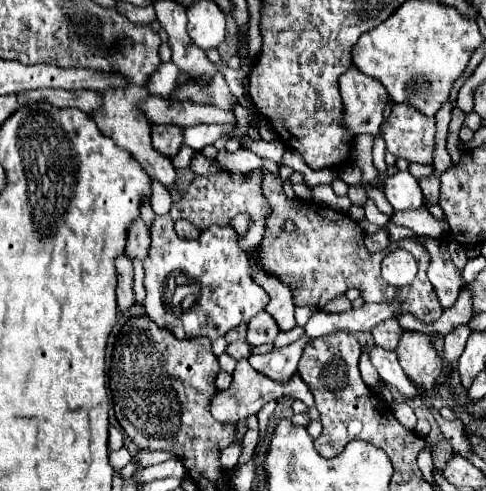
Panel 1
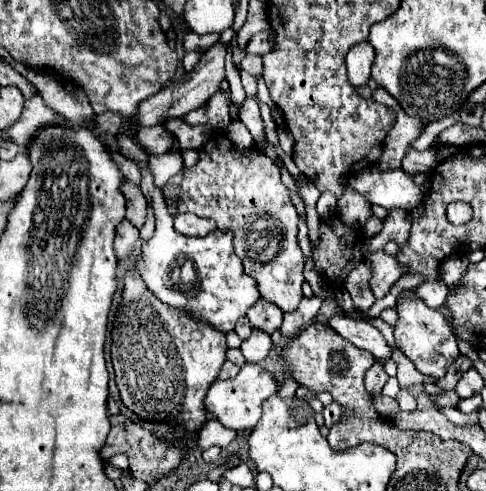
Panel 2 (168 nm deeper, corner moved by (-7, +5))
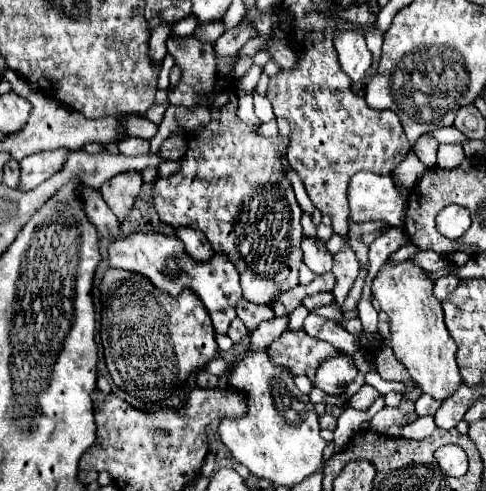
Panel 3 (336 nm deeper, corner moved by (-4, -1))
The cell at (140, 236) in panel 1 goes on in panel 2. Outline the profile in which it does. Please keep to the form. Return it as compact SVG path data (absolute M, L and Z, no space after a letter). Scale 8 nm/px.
M126 180L122 190L124 190L124 196L126 196L126 218L132 222L132 226L140 228L146 222L148 202L146 202L142 190L128 180Z

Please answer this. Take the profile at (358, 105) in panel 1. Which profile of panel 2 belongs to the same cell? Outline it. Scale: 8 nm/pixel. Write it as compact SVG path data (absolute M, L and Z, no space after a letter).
M360 42L356 44L348 56L346 56L346 66L348 66L348 80L350 84L358 90L360 86L366 86L370 80L370 66L374 60L374 48L370 42Z

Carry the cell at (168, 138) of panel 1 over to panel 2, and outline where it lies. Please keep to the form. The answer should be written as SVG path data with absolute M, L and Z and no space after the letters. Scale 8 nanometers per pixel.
M156 124L156 126L148 126L148 128L140 128L138 140L144 148L148 148L150 154L164 154L164 152L172 150L174 136L162 124Z

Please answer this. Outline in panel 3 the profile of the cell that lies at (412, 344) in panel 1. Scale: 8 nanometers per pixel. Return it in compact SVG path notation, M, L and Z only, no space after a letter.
M411 260L401 264L385 262L373 280L371 292L379 300L381 310L389 314L389 346L393 348L395 358L409 370L411 378L421 386L425 394L439 402L455 394L461 386L461 376L455 362L457 348L445 328L441 302L433 296L433 280L429 278L429 272L415 266Z

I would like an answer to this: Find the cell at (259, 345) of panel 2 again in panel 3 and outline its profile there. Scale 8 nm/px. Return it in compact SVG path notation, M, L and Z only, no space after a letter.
M289 316L283 318L273 318L269 322L261 322L253 332L251 332L251 346L253 348L267 348L271 342L275 342L289 326Z

